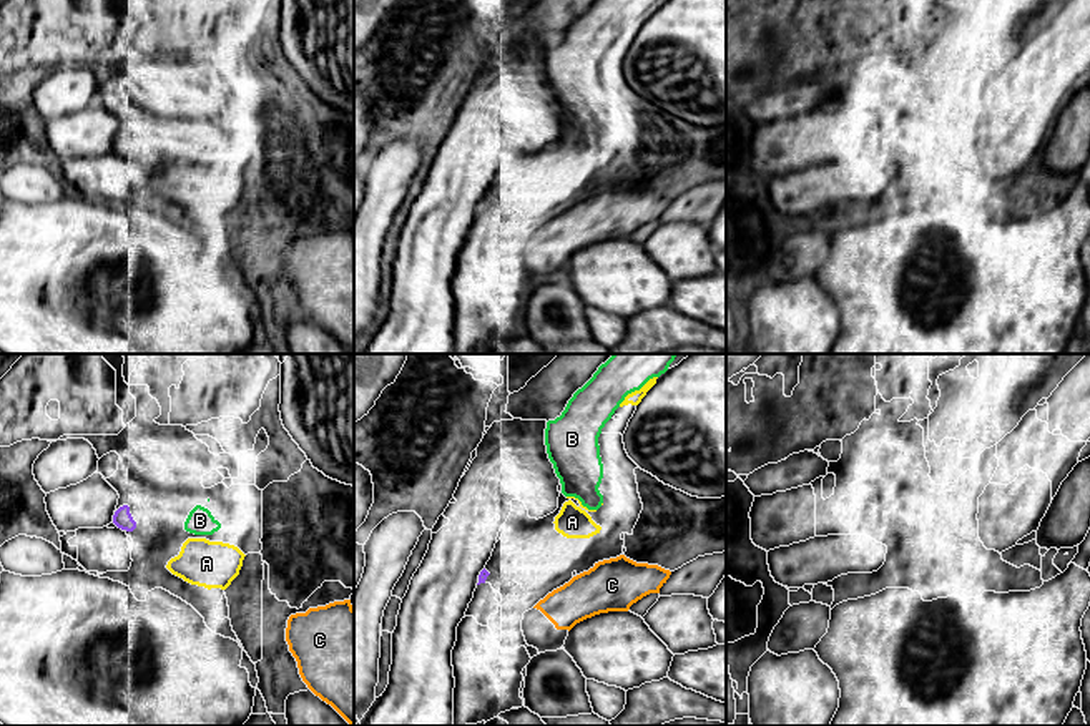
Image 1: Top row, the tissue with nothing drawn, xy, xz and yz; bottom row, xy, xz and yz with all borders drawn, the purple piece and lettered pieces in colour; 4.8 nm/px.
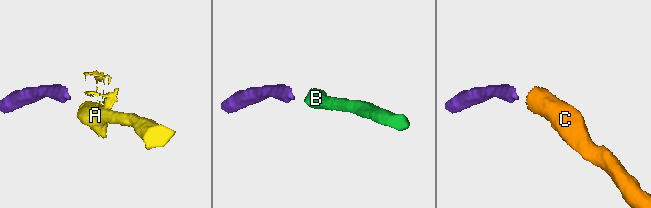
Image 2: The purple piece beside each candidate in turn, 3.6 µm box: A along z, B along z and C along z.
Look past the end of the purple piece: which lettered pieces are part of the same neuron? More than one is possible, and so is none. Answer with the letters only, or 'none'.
B

